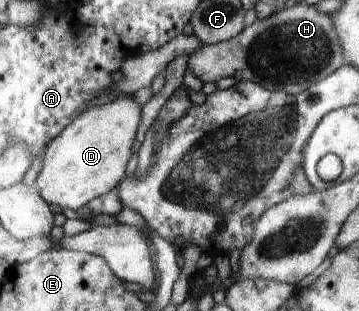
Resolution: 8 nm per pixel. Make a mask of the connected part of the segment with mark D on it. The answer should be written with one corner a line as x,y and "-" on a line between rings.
130,95
118,98
109,103
88,107
80,113
62,133
50,141
44,150
42,170
35,181
37,189
48,202
63,208
65,212
73,214
78,208
86,206
92,198
106,196
110,190
114,190
123,180
126,174
130,157
133,156
134,138
140,126
140,110
142,105
136,102

